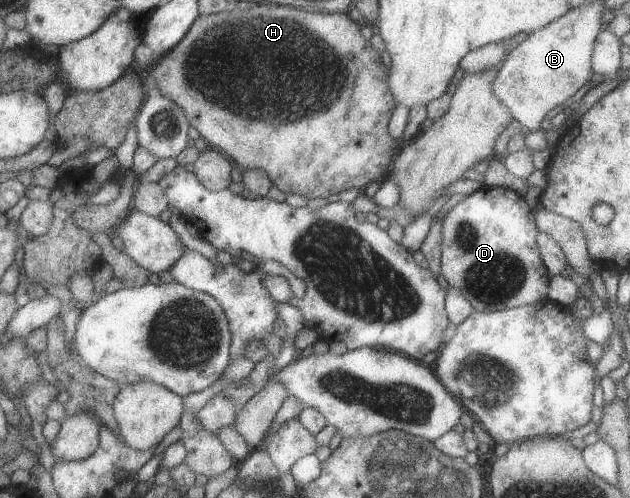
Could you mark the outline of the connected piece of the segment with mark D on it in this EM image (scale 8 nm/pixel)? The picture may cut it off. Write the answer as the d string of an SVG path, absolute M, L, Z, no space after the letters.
M486 187L475 190L473 193L466 196L464 200L458 202L443 216L441 224L441 265L440 270L442 276L450 287L458 288L462 292L462 296L470 303L474 311L480 312L494 312L504 309L511 309L512 307L521 307L524 305L534 304L545 298L547 293L547 286L549 283L550 274L547 268L544 268L538 248L536 248L536 234L538 233L535 225L535 213L528 204L522 199L517 192L510 189L500 187Z

